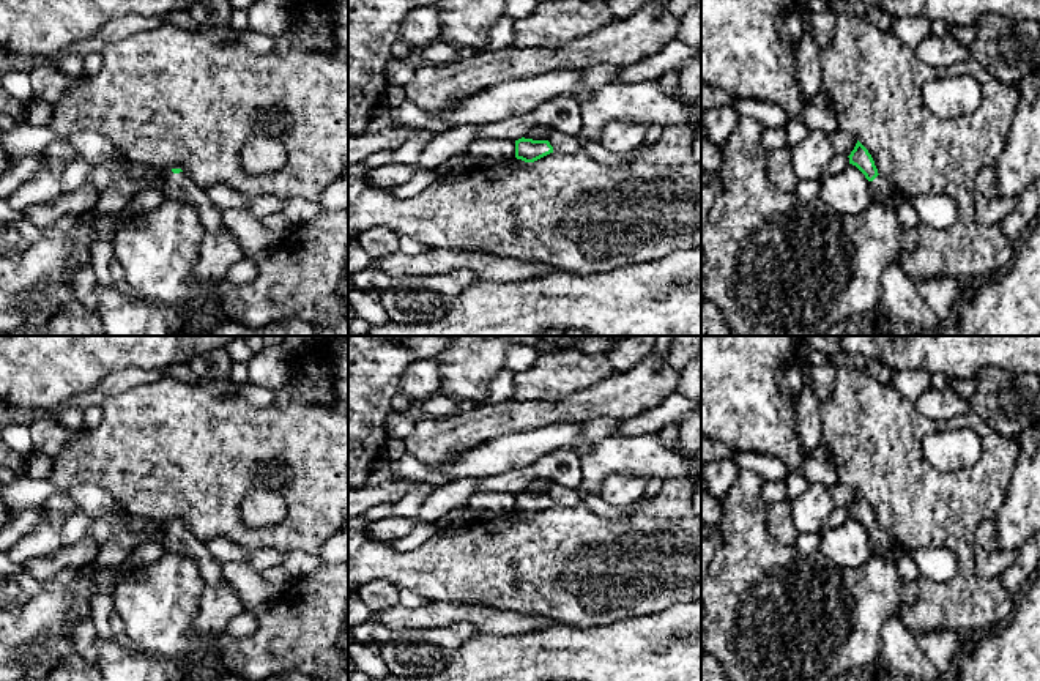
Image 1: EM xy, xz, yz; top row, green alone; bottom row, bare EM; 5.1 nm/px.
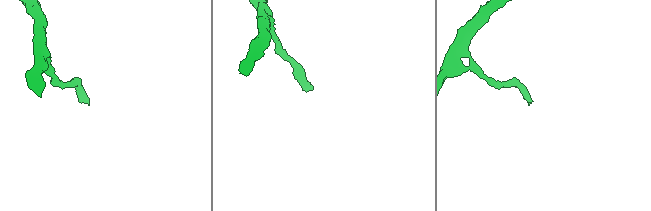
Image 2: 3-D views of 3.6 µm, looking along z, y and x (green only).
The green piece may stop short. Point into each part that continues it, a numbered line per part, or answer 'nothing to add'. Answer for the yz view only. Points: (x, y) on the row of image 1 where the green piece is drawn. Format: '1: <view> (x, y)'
1: yz (881, 189)

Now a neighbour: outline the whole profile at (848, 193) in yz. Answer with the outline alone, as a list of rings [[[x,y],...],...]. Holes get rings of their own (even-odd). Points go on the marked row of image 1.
[[[852,164],[819,181],[819,200],[846,216],[860,214],[873,203],[868,180]]]

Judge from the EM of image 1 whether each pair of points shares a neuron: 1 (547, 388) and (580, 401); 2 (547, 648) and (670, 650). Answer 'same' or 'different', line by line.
1: different
2: same

